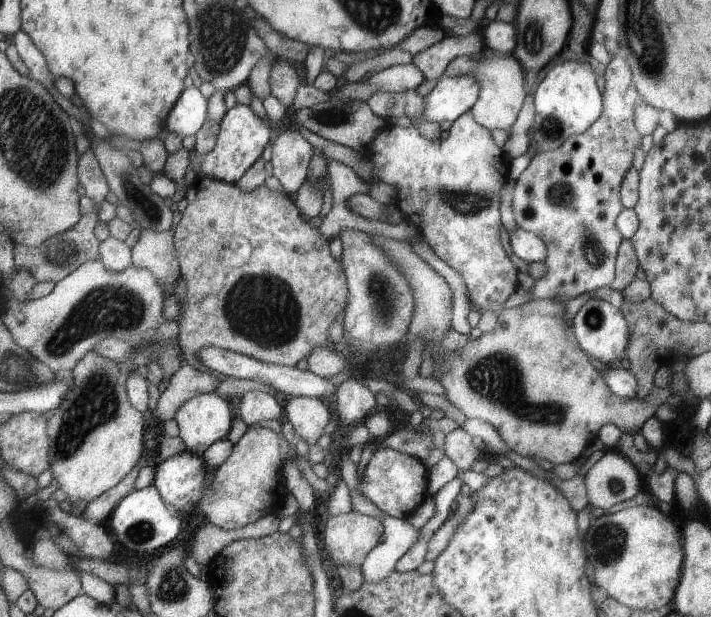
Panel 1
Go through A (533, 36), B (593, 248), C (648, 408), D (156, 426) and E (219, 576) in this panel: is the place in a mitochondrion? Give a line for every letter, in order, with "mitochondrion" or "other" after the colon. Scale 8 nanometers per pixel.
A: mitochondrion
B: mitochondrion
C: other
D: other
E: other

